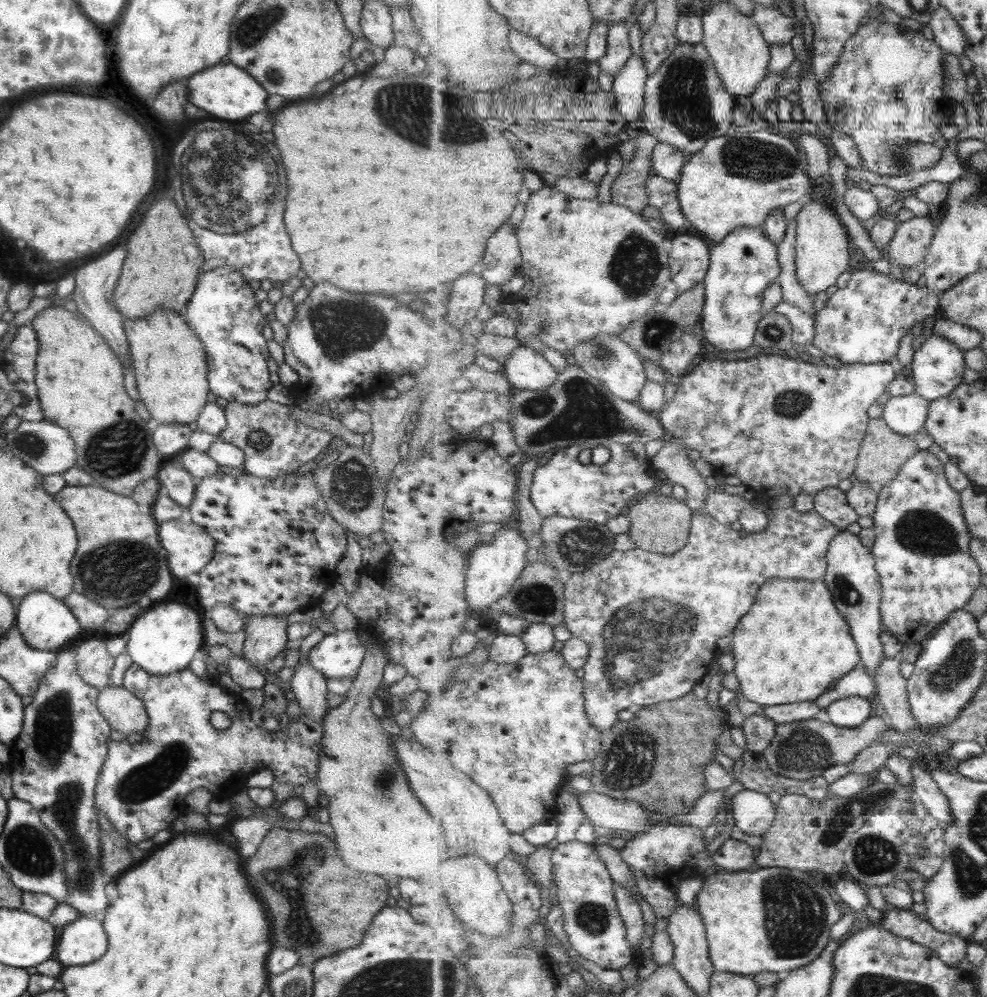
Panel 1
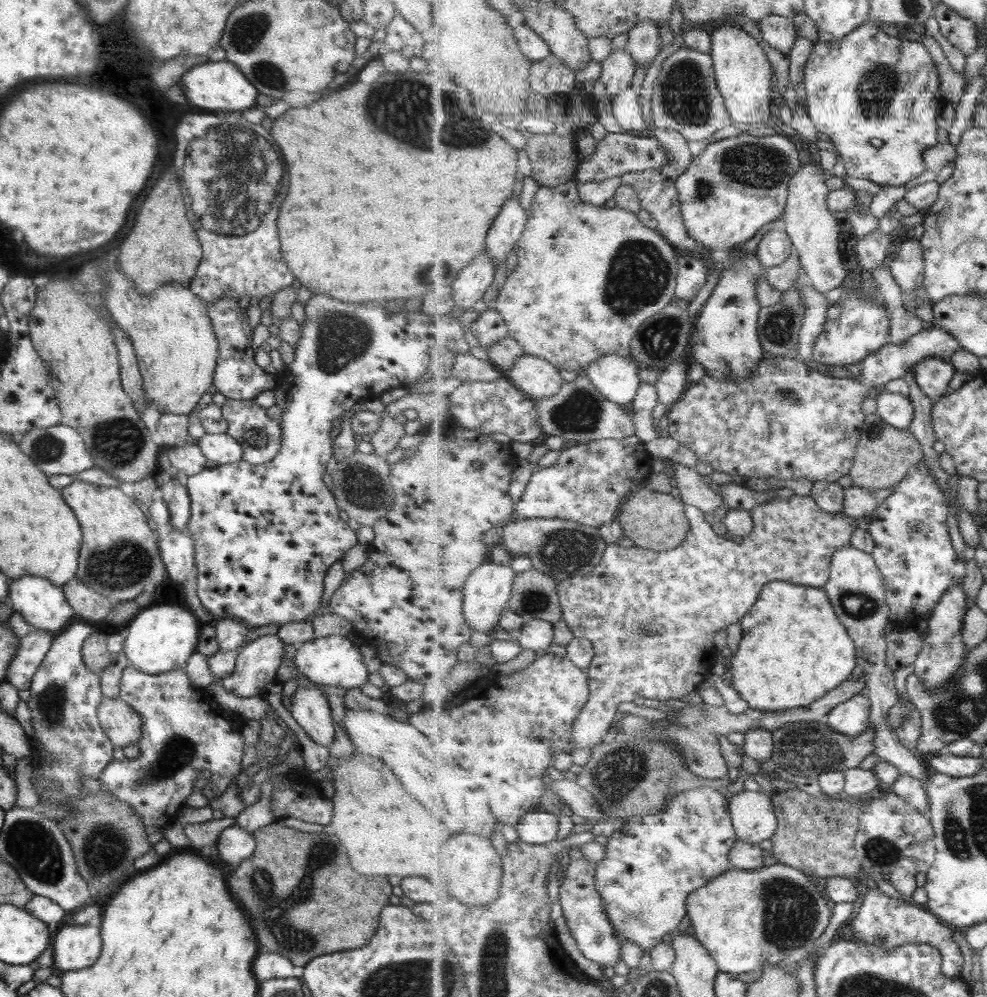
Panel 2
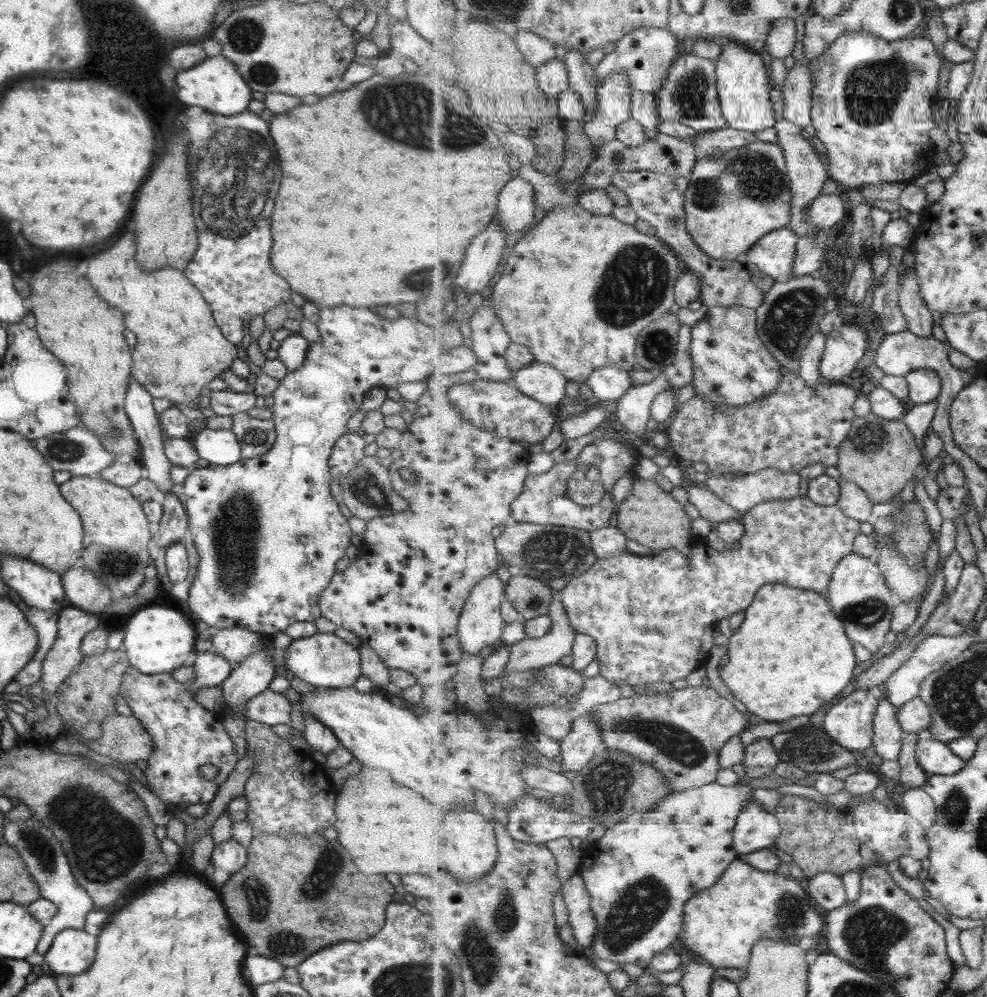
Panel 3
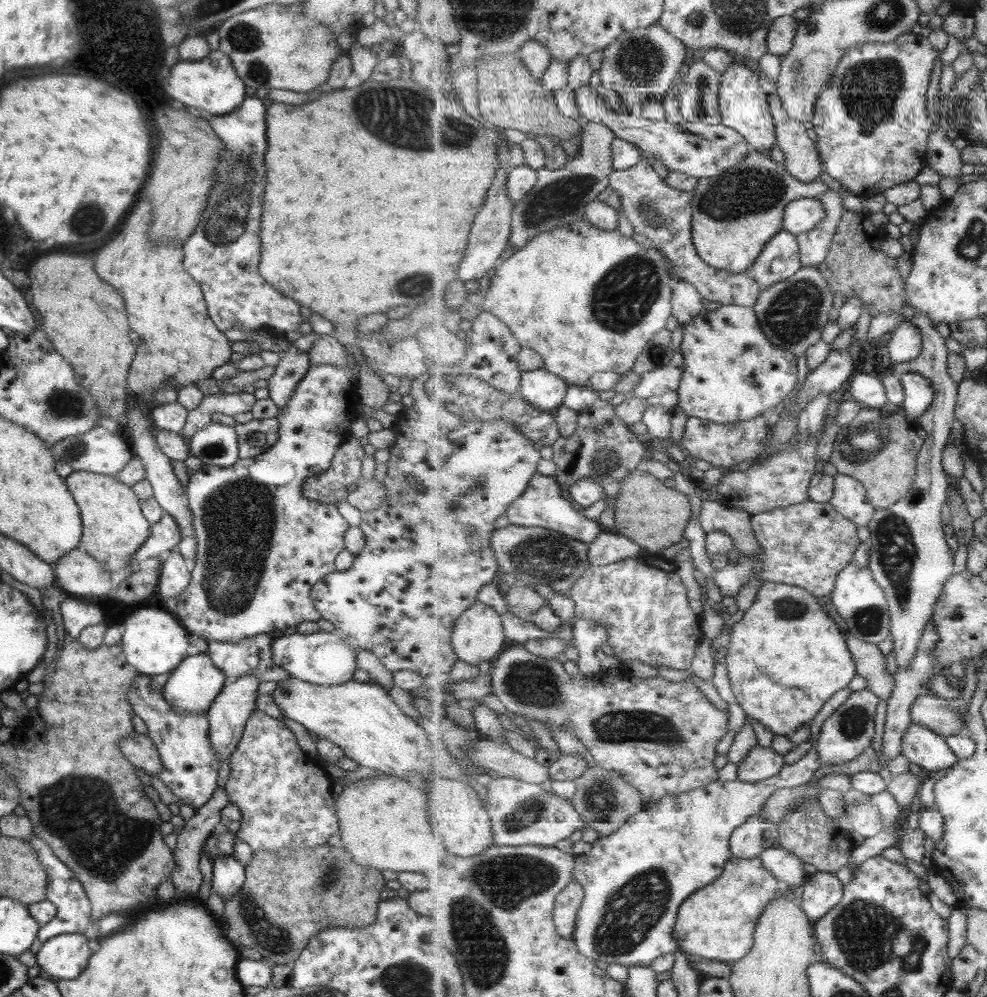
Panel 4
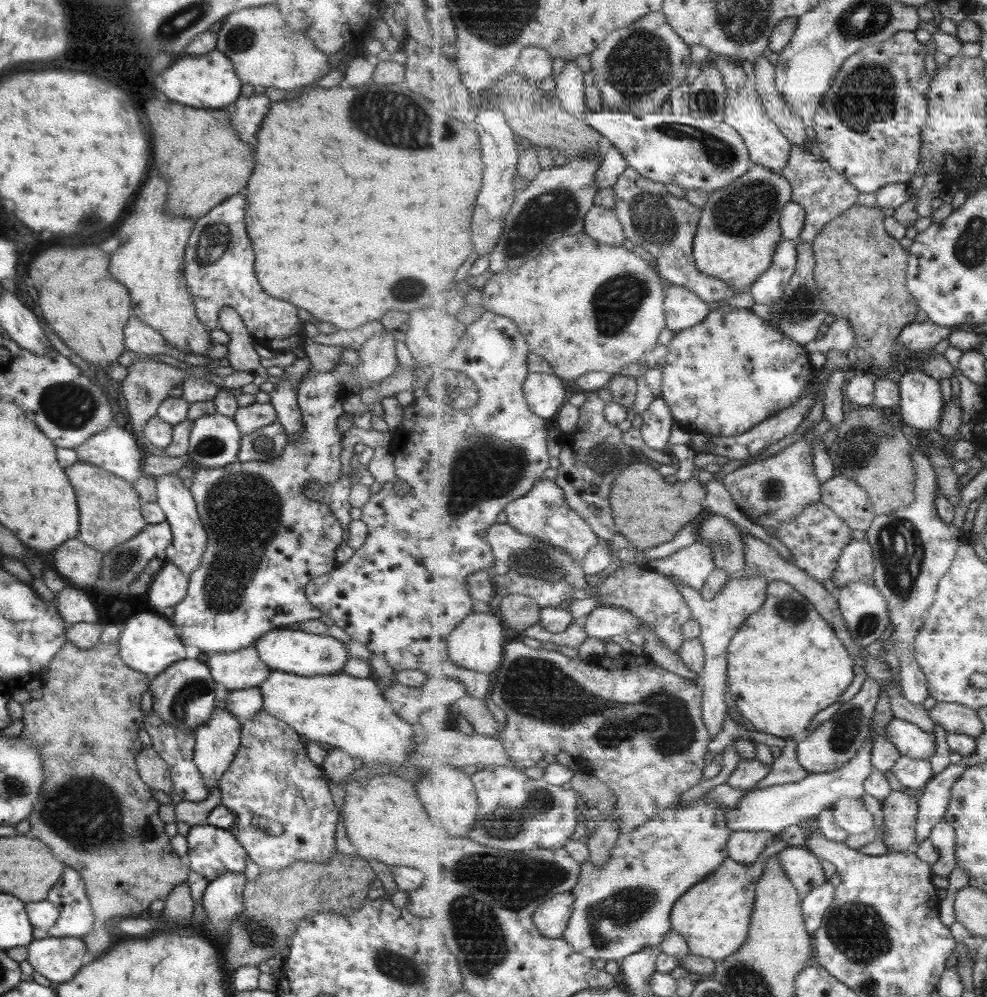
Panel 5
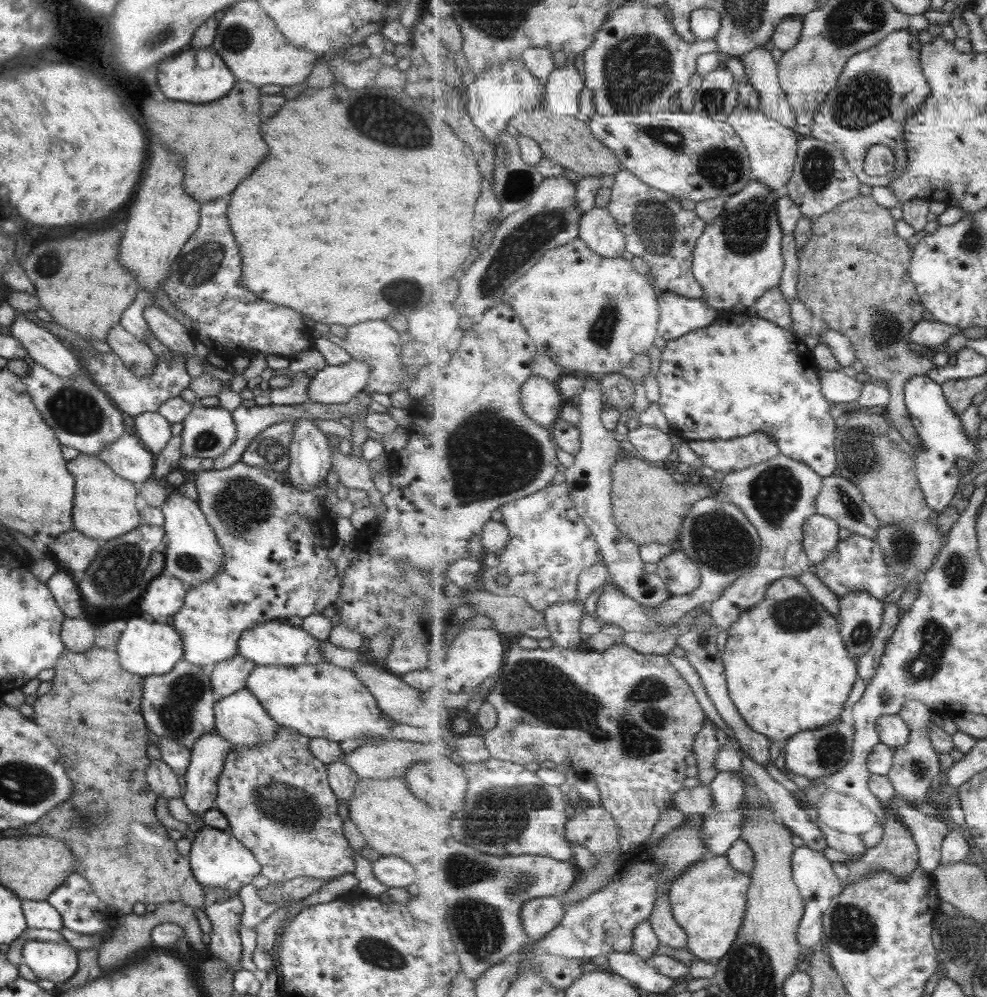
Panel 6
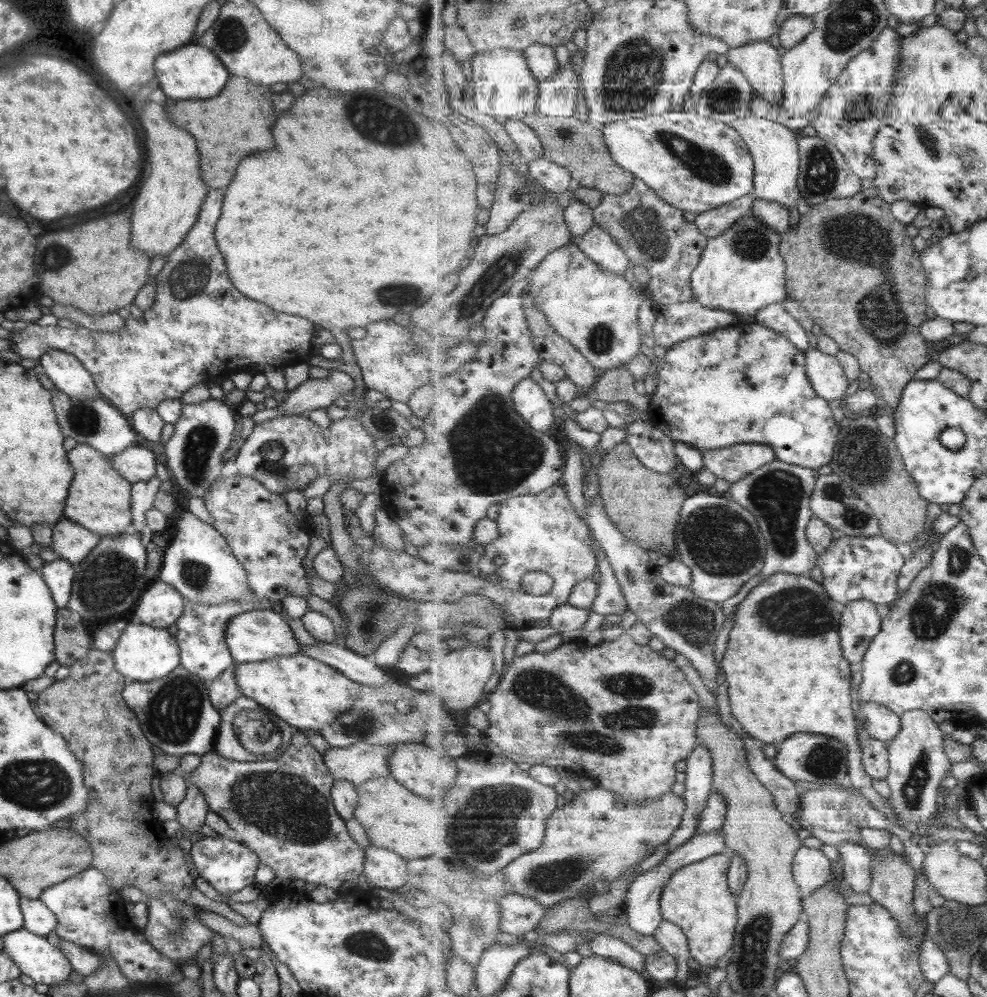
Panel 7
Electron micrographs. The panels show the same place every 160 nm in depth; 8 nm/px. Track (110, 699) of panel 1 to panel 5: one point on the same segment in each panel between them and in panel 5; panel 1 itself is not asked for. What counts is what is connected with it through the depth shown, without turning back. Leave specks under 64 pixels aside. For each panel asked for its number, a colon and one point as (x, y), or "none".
2: (121, 725)
3: (123, 738)
4: (138, 749)
5: (152, 770)

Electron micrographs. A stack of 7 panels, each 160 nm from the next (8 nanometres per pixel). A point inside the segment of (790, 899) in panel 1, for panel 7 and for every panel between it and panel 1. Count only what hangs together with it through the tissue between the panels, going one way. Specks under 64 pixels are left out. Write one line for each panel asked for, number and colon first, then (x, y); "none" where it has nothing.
2: (748, 919)
3: (722, 924)
4: (719, 921)
5: (715, 916)
6: (709, 900)
7: (698, 899)

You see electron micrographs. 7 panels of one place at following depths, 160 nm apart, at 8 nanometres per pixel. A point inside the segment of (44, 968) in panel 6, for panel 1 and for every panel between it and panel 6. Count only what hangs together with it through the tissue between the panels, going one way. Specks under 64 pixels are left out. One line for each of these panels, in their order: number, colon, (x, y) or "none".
1: (82, 941)
2: (75, 947)
3: (72, 951)
4: (64, 957)
5: (58, 959)

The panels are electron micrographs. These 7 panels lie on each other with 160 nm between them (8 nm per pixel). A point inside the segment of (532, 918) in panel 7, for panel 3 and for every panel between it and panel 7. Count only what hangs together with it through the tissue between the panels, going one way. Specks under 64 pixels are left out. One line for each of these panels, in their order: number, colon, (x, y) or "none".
3: (584, 924)
4: (569, 901)
5: (552, 917)
6: (542, 915)

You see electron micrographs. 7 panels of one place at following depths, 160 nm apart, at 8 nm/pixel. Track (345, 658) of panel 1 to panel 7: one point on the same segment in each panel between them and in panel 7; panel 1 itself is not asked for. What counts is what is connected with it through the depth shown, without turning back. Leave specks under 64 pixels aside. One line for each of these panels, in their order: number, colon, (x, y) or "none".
2: (335, 661)
3: (323, 660)
4: (323, 658)
5: (290, 651)
6: (274, 642)
7: (259, 635)

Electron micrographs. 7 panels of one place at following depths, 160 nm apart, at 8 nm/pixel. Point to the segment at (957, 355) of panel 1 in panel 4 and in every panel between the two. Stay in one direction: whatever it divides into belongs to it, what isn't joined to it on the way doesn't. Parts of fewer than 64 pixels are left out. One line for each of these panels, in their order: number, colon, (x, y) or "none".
2: (933, 375)
3: (925, 384)
4: (919, 390)

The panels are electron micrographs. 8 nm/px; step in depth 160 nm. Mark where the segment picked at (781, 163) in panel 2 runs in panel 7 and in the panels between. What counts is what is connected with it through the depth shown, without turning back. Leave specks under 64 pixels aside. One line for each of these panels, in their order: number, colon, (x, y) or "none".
3: (732, 201)
4: (736, 213)
5: (739, 232)
6: (738, 258)
7: (742, 271)

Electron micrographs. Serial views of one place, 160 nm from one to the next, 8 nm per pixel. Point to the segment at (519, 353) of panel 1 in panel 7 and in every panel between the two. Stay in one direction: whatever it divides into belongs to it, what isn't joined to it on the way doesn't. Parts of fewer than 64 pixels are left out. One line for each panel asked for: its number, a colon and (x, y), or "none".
2: (537, 377)
3: (541, 381)
4: (547, 391)
5: (547, 393)
6: (541, 399)
7: (530, 401)

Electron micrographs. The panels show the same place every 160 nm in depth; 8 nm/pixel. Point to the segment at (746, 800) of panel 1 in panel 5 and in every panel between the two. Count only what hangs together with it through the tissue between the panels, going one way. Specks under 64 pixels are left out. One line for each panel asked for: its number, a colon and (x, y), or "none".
2: (753, 814)
3: (756, 830)
4: (758, 834)
5: (745, 846)

